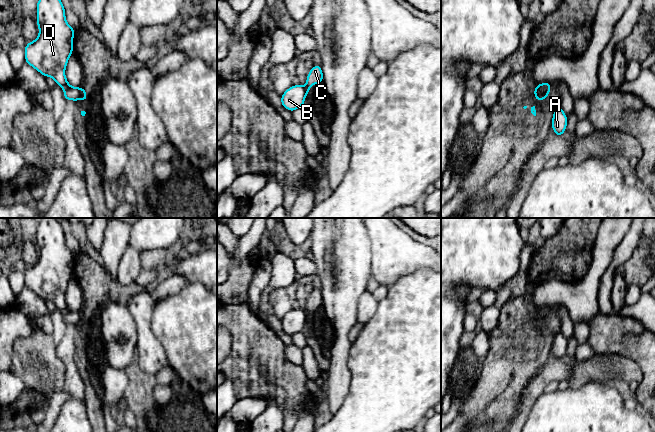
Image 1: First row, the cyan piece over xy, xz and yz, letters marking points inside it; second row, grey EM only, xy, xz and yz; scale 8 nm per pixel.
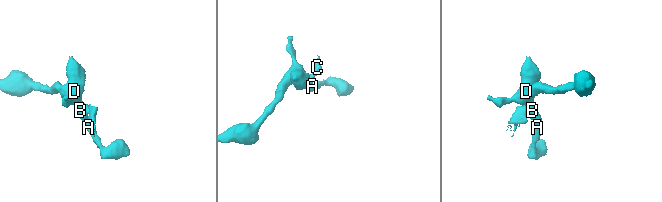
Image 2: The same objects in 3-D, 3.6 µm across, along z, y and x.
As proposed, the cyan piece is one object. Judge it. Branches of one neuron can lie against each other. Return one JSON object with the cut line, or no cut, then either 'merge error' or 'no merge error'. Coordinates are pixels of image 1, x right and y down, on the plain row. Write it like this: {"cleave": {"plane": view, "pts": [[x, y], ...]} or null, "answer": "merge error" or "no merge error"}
{"cleave": {"plane": "xy", "pts": [[80, 312], [81, 321]]}, "answer": "merge error"}

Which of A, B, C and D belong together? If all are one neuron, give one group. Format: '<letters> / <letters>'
A B D / C

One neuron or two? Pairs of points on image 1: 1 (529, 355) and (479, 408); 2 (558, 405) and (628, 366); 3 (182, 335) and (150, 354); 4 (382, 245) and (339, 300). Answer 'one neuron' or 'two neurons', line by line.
1: one neuron
2: two neurons
3: two neurons
4: two neurons

